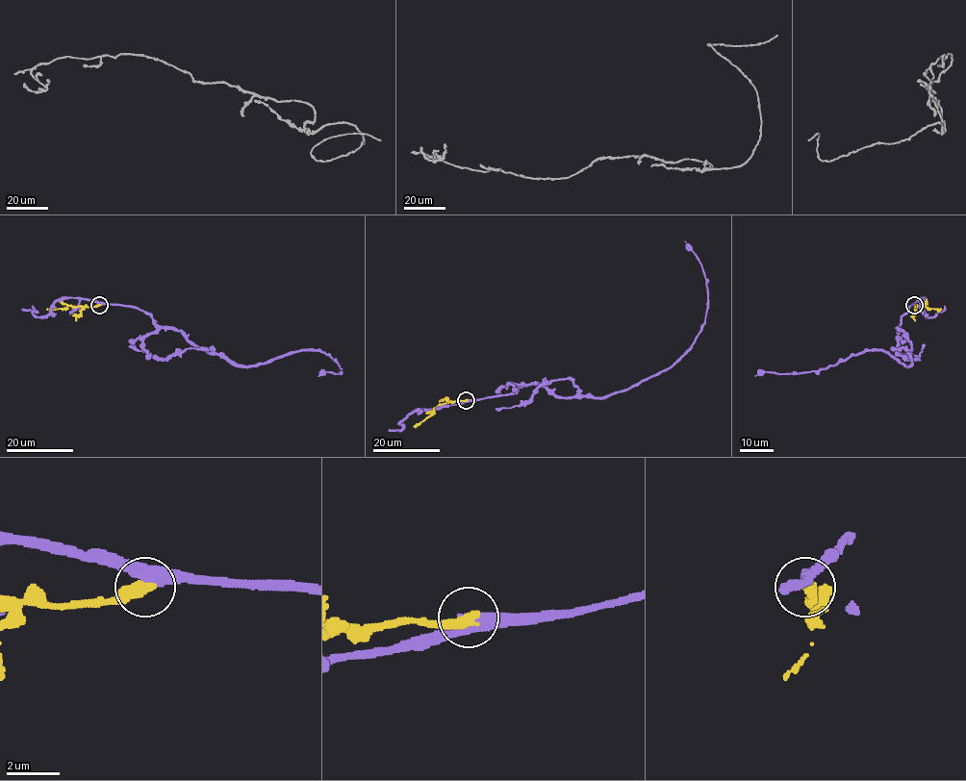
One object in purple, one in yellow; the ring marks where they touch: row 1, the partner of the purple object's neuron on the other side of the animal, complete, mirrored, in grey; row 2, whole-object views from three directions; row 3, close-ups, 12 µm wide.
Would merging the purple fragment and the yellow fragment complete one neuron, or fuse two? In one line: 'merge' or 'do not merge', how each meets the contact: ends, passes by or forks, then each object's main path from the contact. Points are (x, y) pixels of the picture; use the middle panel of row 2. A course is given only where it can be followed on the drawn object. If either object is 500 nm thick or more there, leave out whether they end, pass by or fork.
do not merge | purple passes by | yellow ends | purple via (467, 399), (526, 384), (557, 396), (601, 397), (668, 369), (707, 312), (704, 272), (685, 240) | yellow via (467, 399), (440, 404), (413, 426)

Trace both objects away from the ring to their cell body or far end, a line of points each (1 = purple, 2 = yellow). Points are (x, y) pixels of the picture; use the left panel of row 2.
1: (100, 304), (137, 307), (160, 326), (174, 327), (235, 364), (321, 350), (341, 371), (318, 376)
2: (100, 304), (46, 309)

